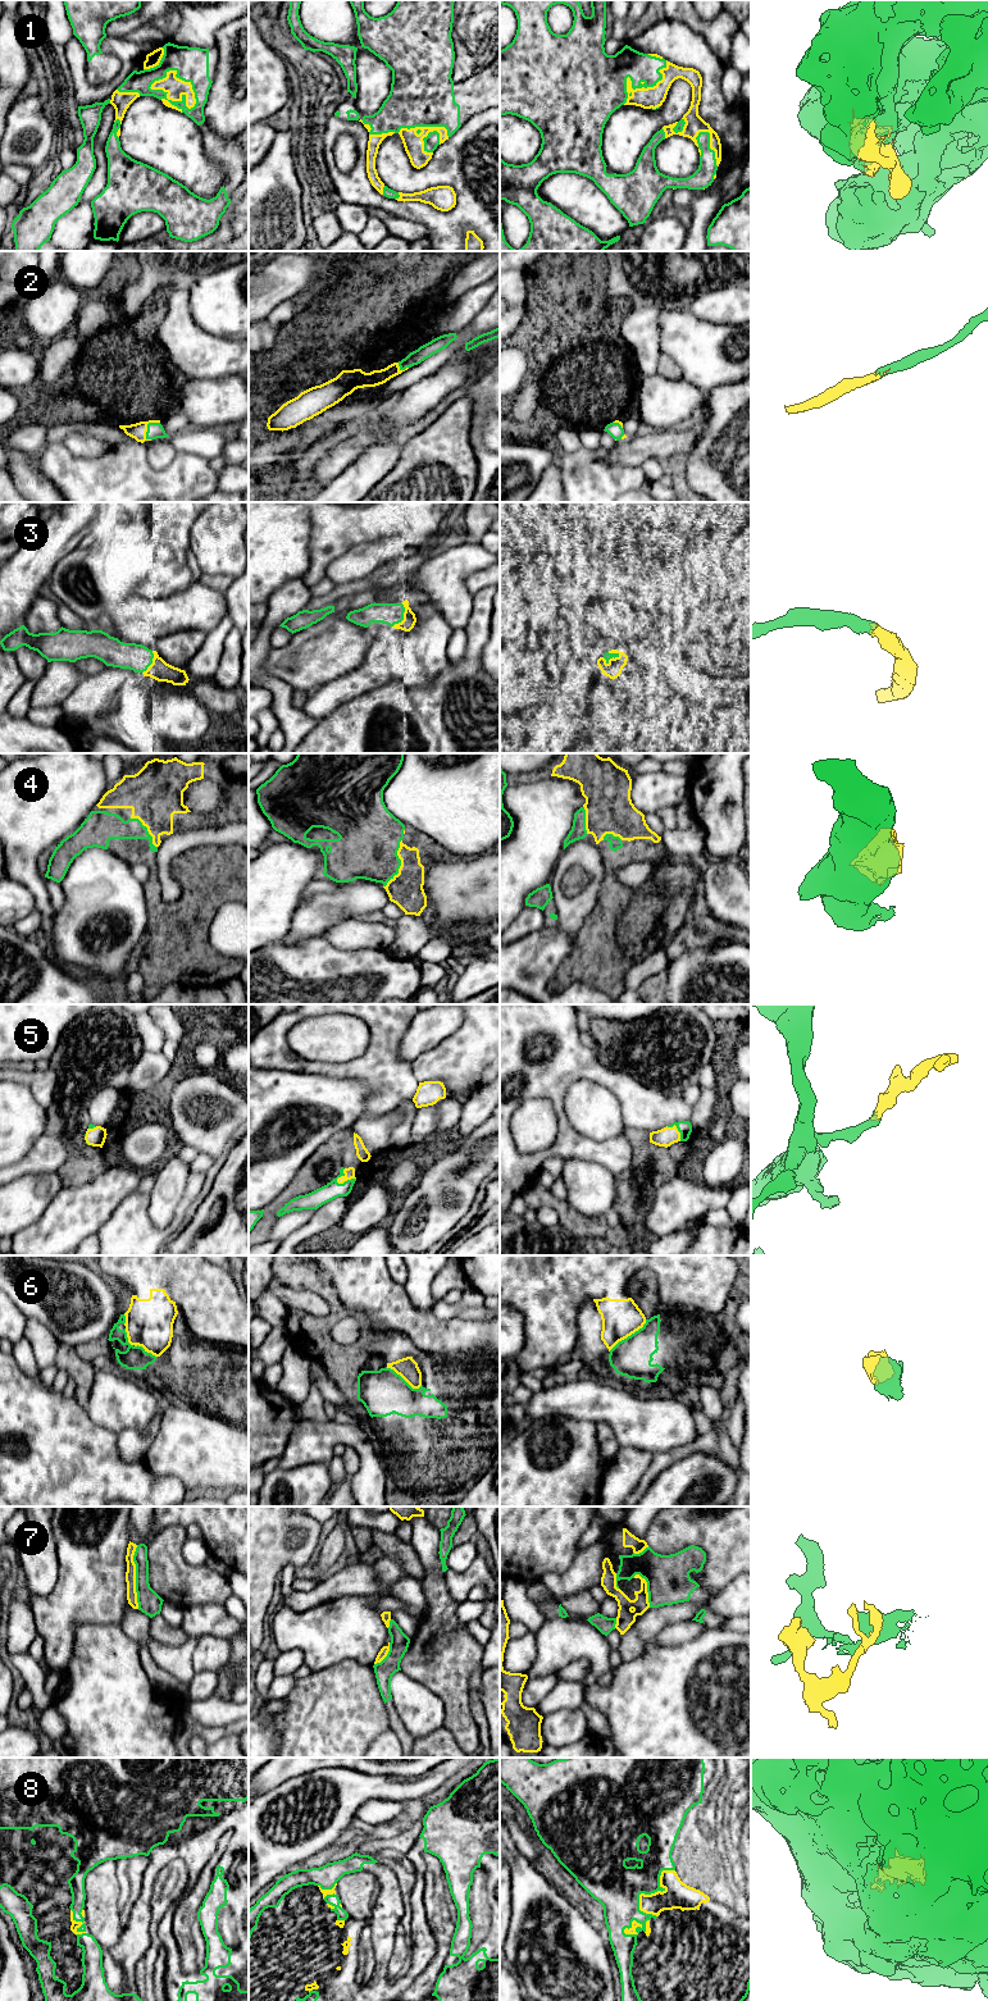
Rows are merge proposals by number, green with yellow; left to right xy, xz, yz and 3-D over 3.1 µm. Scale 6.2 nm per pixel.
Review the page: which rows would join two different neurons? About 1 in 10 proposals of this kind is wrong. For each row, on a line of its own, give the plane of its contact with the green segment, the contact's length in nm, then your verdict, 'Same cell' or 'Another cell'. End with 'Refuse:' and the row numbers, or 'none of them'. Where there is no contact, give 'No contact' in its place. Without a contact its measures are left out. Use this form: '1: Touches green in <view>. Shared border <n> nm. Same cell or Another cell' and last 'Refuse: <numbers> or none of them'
1: Touches green in xy. Shared border 320 nm. Same cell
2: Touches green in xy. Shared border 150 nm. Same cell
3: Touches green in xz. Shared border 170 nm. Same cell
4: Touches green in xz. Shared border 320 nm. Same cell
5: Touches green in xz. Shared border 130 nm. Same cell
6: Touches green in yz. Shared border 300 nm. Another cell
7: Touches green in xy. Shared border 400 nm. Another cell
8: Touches green in yz. Shared border 340 nm. Same cell
Refuse: 6, 7

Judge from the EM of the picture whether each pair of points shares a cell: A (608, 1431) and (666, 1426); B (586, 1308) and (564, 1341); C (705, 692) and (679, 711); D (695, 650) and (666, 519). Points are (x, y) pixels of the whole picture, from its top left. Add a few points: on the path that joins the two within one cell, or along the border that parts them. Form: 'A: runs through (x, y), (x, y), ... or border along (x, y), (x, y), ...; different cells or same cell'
A: border along (599, 1422), (606, 1422), (611, 1427), (620, 1446); different cells
B: border along (592, 1298), (579, 1308), (578, 1340), (572, 1350); different cells
C: border along (669, 683), (686, 698), (697, 702), (706, 711); different cells
D: border along (649, 527), (670, 528); different cells

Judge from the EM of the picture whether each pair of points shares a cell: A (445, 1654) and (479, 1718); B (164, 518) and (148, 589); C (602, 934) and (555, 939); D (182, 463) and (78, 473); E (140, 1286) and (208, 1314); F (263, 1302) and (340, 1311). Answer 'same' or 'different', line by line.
A: different
B: same
C: different
D: same
E: same
F: different

